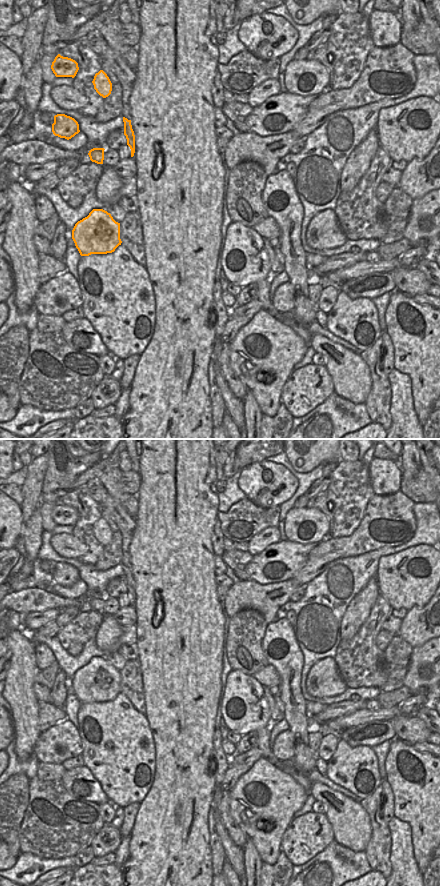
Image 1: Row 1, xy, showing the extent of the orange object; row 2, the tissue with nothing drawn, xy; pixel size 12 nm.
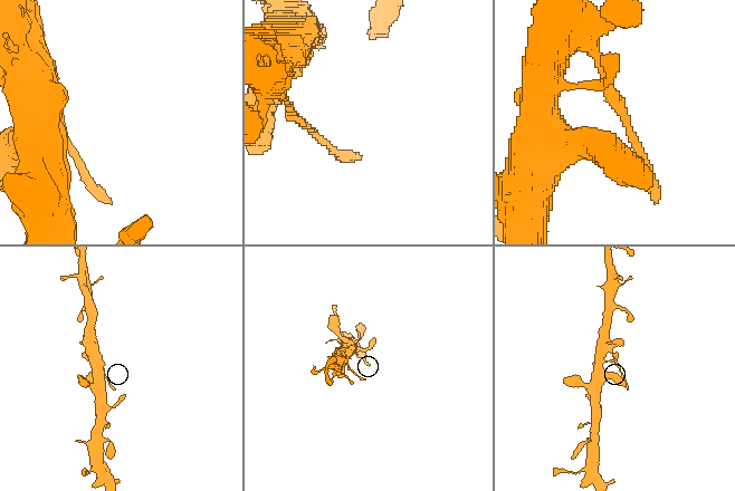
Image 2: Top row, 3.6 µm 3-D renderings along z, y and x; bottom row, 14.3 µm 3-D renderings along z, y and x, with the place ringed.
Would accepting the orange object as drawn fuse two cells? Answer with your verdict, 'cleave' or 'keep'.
cleave

